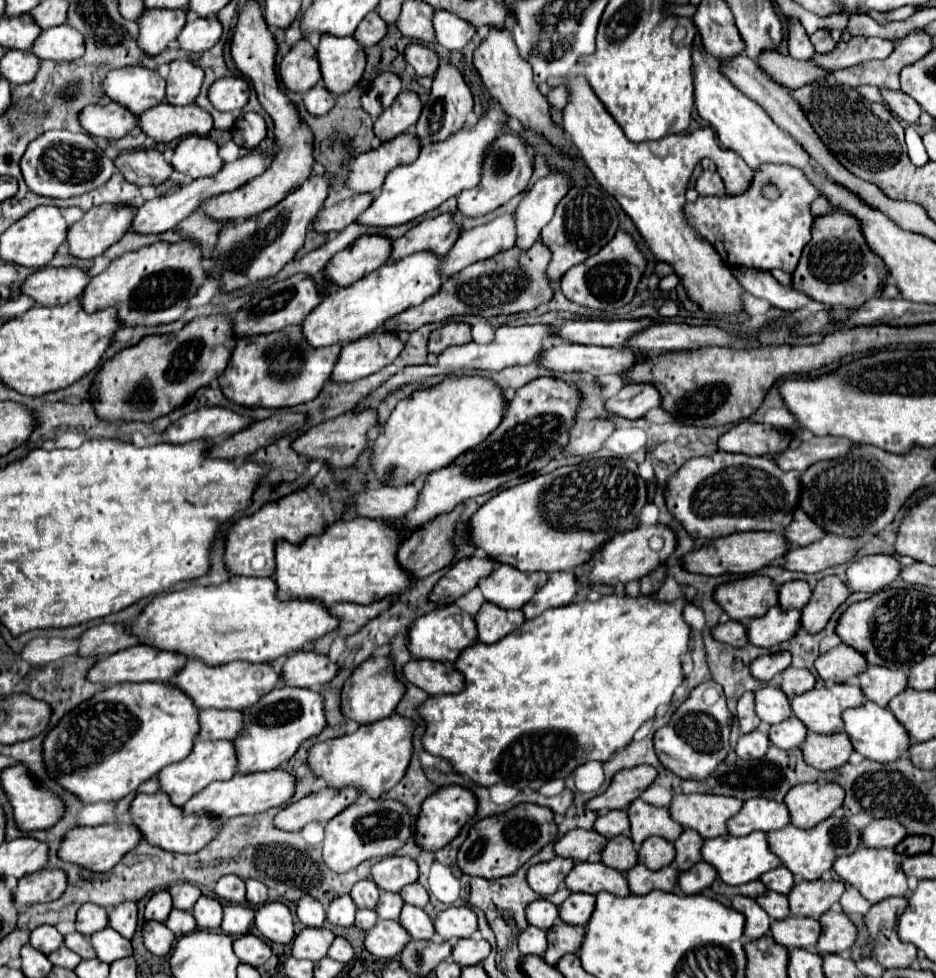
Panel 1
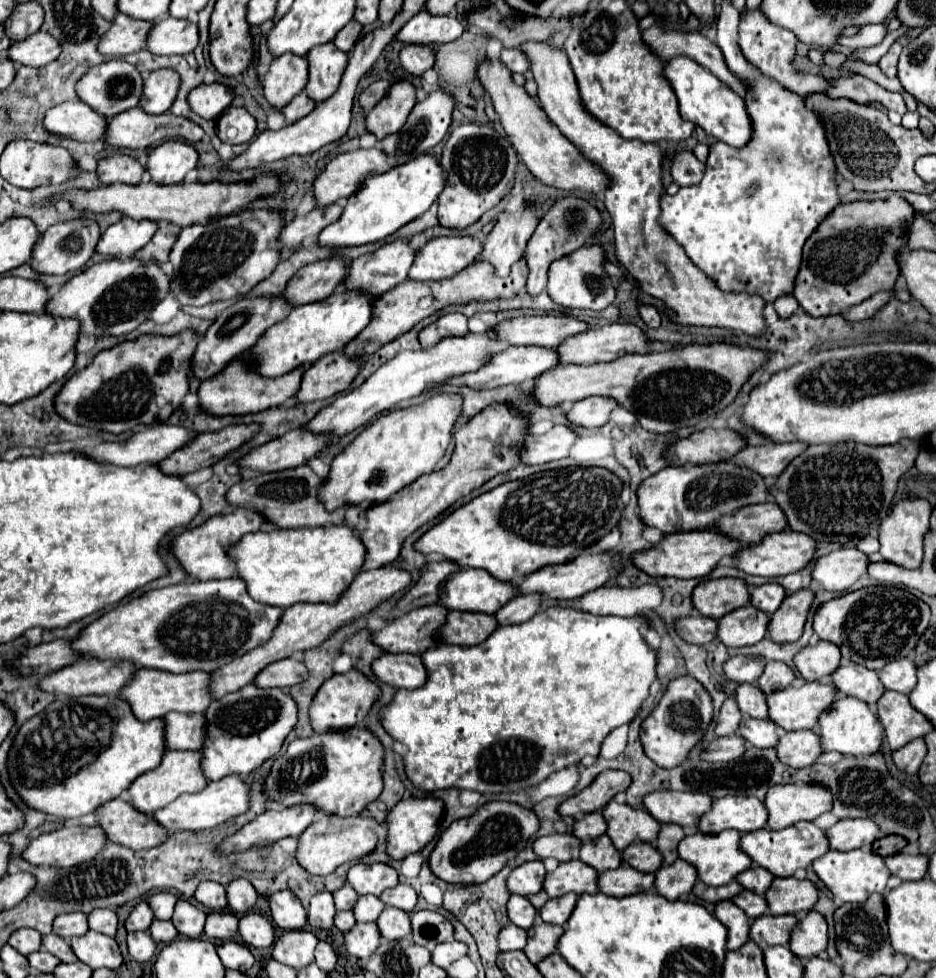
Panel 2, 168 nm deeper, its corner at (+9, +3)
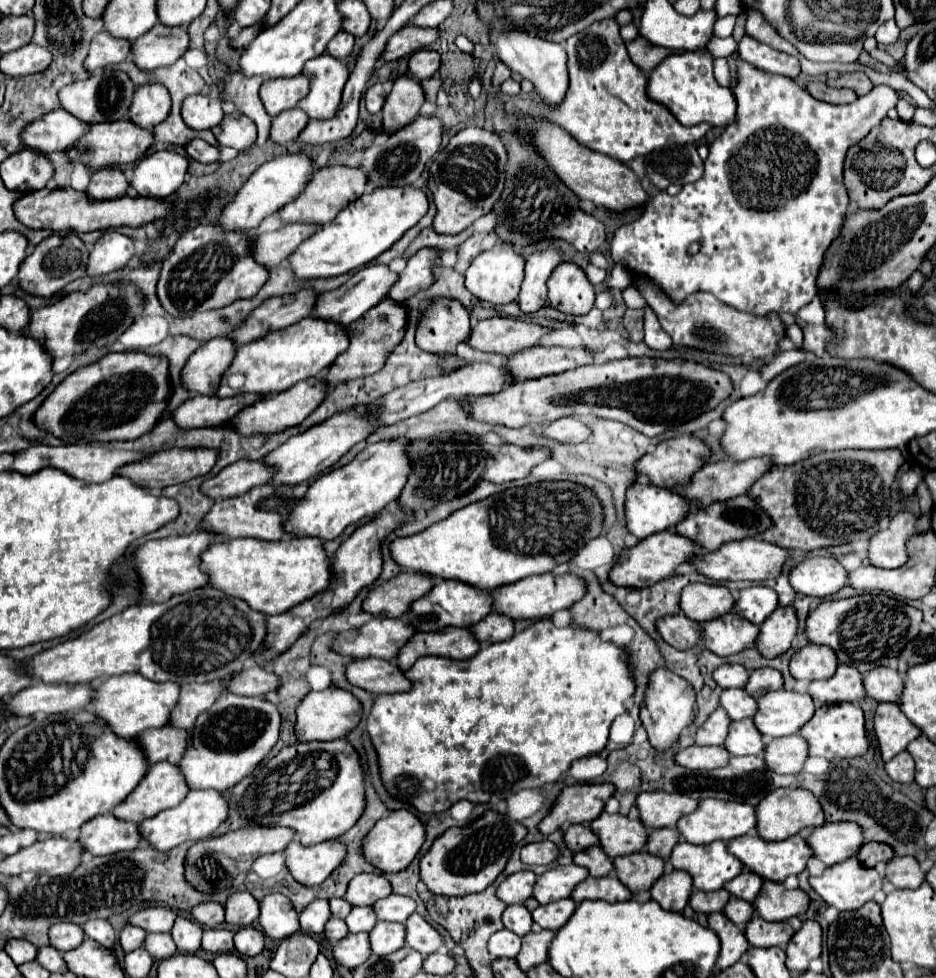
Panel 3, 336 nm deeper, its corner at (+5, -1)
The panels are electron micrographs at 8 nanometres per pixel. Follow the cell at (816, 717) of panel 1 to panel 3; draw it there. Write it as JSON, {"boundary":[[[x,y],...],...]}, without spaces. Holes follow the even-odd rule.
{"boundary":[[[769,691],[759,699],[759,711],[753,717],[755,727],[769,739],[799,733],[813,717],[815,701],[809,693]]]}

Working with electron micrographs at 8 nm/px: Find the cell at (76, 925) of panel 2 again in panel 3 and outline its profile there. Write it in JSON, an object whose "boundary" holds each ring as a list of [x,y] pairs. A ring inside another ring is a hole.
{"boundary":[[[55,923],[49,929],[49,939],[51,945],[57,947],[59,951],[69,951],[75,949],[85,939],[85,931],[81,931],[81,925],[77,923]]]}

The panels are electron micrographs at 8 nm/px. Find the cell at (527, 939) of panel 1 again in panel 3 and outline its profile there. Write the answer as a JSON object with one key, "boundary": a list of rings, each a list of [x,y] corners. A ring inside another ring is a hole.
{"boundary":[[[501,929],[489,939],[489,953],[493,957],[515,957],[521,949],[521,937],[509,929]]]}

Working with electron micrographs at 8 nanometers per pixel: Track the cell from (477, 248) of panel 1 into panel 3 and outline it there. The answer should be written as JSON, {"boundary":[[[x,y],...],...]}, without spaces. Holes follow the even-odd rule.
{"boundary":[[[425,247],[425,249],[417,251],[409,259],[399,281],[391,287],[389,297],[397,303],[403,303],[405,299],[413,297],[417,291],[431,287],[435,283],[433,267],[435,267],[435,261],[439,255],[441,255],[441,249],[435,249],[435,247]]]}

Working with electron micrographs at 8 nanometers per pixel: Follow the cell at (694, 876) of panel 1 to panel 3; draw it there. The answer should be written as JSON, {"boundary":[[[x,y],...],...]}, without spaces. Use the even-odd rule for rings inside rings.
{"boundary":[[[673,869],[655,881],[651,887],[651,897],[667,911],[683,911],[693,889],[693,879],[685,871]]]}

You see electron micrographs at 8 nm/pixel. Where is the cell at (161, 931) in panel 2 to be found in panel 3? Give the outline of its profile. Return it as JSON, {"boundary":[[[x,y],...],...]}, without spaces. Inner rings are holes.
{"boundary":[[[147,933],[143,947],[153,955],[155,961],[167,959],[177,953],[177,947],[173,943],[171,933]]]}

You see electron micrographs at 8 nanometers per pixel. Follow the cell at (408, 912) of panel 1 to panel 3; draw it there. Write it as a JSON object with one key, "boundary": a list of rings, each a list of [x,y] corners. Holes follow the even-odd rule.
{"boundary":[[[377,921],[369,937],[371,937],[371,951],[375,955],[389,955],[405,945],[405,925]]]}

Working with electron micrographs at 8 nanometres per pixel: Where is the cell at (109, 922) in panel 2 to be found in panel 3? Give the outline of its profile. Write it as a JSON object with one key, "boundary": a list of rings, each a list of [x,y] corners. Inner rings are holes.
{"boundary":[[[91,919],[89,923],[83,925],[83,931],[87,937],[95,939],[103,947],[111,949],[115,945],[115,931],[107,919]]]}

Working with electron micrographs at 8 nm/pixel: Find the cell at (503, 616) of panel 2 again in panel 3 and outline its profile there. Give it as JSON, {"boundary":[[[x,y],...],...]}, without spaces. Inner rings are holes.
{"boundary":[[[493,611],[481,623],[477,623],[473,627],[473,633],[481,641],[481,645],[489,645],[487,641],[491,641],[491,643],[505,641],[515,633],[515,621],[513,619],[505,619],[505,615],[497,615]]]}

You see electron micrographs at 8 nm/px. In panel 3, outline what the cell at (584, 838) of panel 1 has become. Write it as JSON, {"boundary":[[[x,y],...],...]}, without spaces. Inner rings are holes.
{"boundary":[[[539,841],[539,843],[529,843],[521,849],[521,861],[527,865],[549,865],[557,861],[559,857],[559,847],[551,841]]]}

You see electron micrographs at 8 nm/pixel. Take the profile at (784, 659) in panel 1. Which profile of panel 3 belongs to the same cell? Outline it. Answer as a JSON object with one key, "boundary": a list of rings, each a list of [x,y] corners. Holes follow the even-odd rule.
{"boundary":[[[727,663],[715,669],[713,679],[723,687],[745,687],[745,683],[749,681],[749,671],[745,667],[741,667],[739,663]]]}

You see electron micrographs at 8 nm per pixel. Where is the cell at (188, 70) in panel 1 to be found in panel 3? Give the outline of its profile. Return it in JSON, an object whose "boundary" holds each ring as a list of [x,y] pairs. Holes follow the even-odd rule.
{"boundary":[[[149,83],[137,87],[133,97],[133,105],[129,109],[129,117],[133,123],[141,127],[155,127],[167,119],[171,111],[171,97],[161,83]]]}

